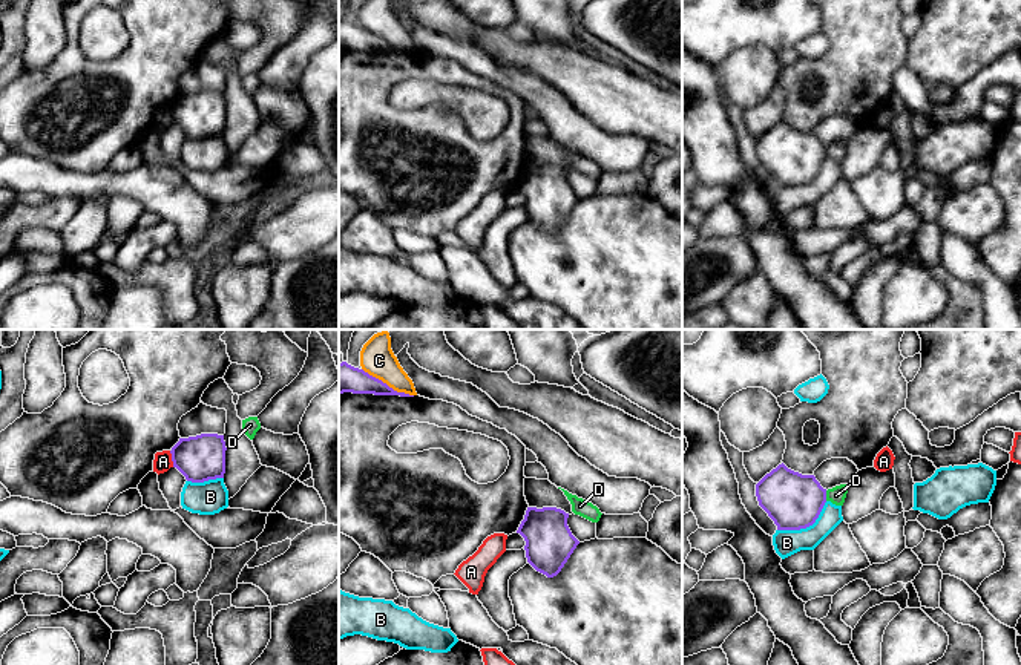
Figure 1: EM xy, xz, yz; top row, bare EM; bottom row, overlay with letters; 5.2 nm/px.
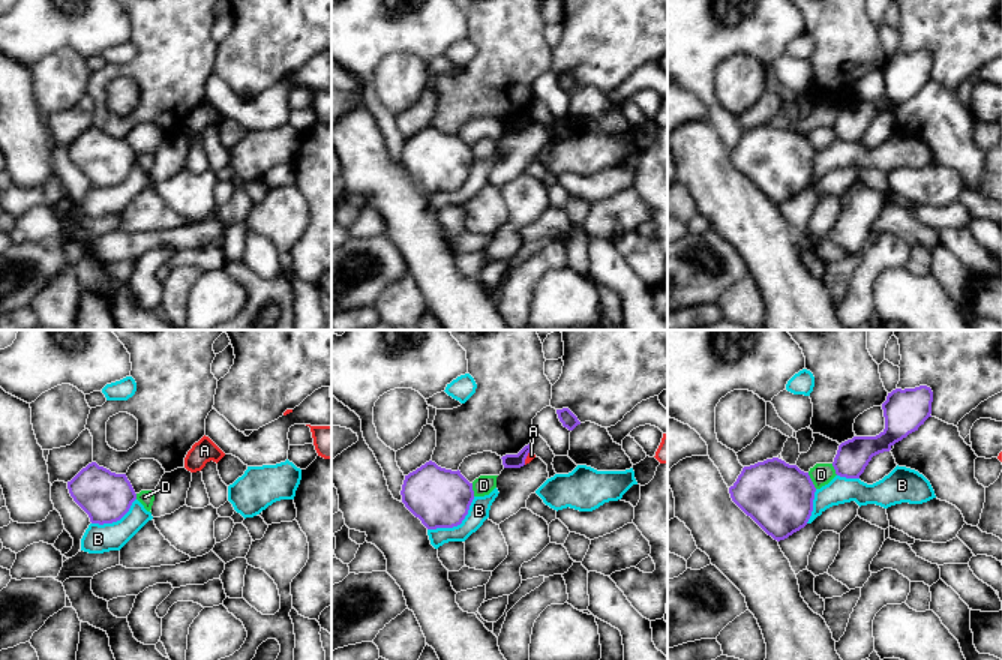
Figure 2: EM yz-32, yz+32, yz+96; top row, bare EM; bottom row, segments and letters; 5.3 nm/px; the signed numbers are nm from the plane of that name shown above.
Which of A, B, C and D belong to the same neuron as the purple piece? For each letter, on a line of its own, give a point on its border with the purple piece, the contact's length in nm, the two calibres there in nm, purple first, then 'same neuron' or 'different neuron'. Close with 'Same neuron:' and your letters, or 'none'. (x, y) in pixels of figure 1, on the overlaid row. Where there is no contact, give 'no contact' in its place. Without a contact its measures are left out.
A: xy (172, 458) | 90 nm | 240/100 nm | different neuron
B: yz (805, 527) | 300 nm | 300/140 nm | different neuron
C: xz (387, 385) | 300 nm | 160/180 nm | different neuron
D: yz (825, 495) | 60 nm | 300/90 nm | different neuron
Same neuron: none

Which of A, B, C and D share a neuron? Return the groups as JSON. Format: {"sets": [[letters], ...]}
{"sets": [["A", "C"], ["B"], ["D"]]}

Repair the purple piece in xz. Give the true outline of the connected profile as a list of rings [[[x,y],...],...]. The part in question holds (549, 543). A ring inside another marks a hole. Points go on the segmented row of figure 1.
[[[527,507],[517,533],[524,541],[527,562],[547,578],[556,576],[579,541],[567,526],[569,513],[556,507]]]

